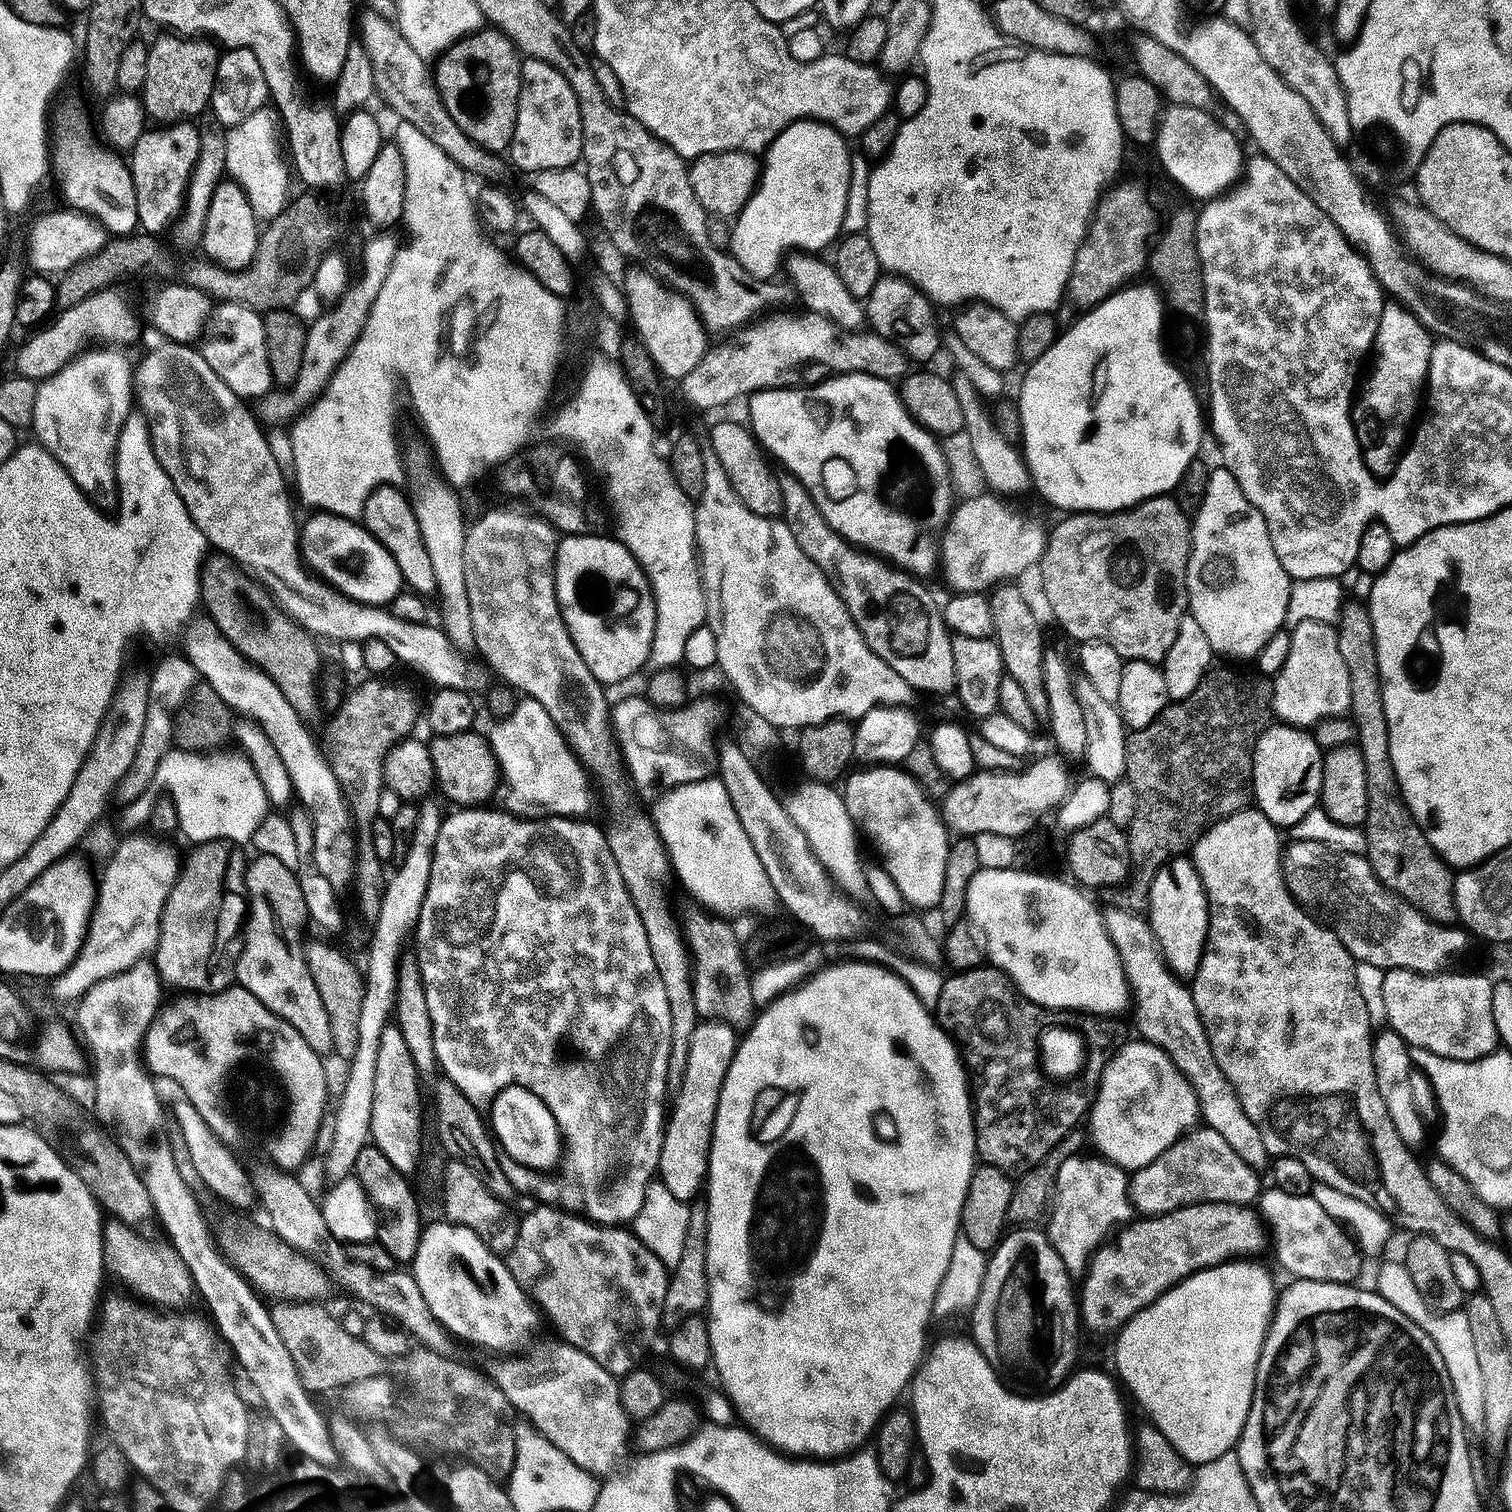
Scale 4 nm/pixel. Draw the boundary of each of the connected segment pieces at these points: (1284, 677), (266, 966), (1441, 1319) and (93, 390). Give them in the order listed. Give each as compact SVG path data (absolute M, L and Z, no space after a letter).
M1302 622L1291 629L1290 650L1281 672L1274 677L1272 710L1277 721L1293 728L1315 729L1352 711L1350 670L1342 658L1339 631L1322 622Z
M257 855L255 859L256 861L253 859L247 865L248 911L246 927L242 932L244 949L241 952L239 949L236 960L235 983L241 988L250 990L250 994L254 994L254 998L258 998L258 1002L262 1002L266 1010L270 1010L275 1016L282 1018L290 1026L294 1026L294 1030L298 1030L298 1034L306 1038L310 1050L314 1050L322 1058L327 1057L334 1046L334 1026L330 1026L330 1014L326 1014L322 994L318 994L314 974L310 972L308 965L304 927L309 926L310 919L306 900L302 894L302 886L299 885L299 878L295 871L288 869L278 858Z
M1407 1263L1384 1264L1380 1268L1380 1277L1374 1284L1375 1291L1380 1293L1394 1310L1406 1314L1410 1322L1414 1322L1438 1346L1438 1354L1442 1354L1442 1362L1446 1362L1446 1379L1454 1389L1456 1402L1460 1406L1460 1412L1466 1418L1471 1417L1471 1412L1479 1413L1482 1408L1478 1399L1484 1395L1484 1379L1482 1378L1482 1366L1480 1365L1480 1355L1476 1339L1472 1333L1473 1319L1467 1311L1445 1312L1437 1314L1422 1298L1422 1294L1416 1286L1414 1280L1410 1278L1410 1270Z
M115 347L101 348L101 352L85 351L58 375L39 385L34 421L34 433L36 432L37 438L40 439L37 441L59 460L60 465L72 475L73 482L85 494L117 491L116 447L120 444L120 435L128 417L134 412L134 364L123 356L123 351Z

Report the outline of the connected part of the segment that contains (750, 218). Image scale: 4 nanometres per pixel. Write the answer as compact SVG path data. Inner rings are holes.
M800 120L788 127L781 136L777 136L776 141L766 149L756 192L740 215L735 217L736 229L732 232L732 248L730 247L731 255L736 257L737 262L754 279L771 281L787 252L818 254L814 252L824 252L828 247L831 249L841 239L846 228L854 157L854 152L848 149L848 144L846 137L829 124Z

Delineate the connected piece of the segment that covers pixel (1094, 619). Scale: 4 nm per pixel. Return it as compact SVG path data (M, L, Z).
M1171 495L1156 496L1137 504L1135 508L1127 508L1125 512L1077 512L1063 517L1065 520L1052 530L1045 556L1038 567L1038 574L1044 579L1044 596L1052 607L1061 626L1069 638L1080 644L1109 644L1118 650L1118 654L1125 662L1141 660L1151 664L1163 665L1164 659L1170 654L1170 646L1174 646L1174 638L1178 638L1178 626L1182 626L1185 616L1189 615L1188 606L1188 567L1192 557L1192 525L1193 521L1178 506L1178 502Z

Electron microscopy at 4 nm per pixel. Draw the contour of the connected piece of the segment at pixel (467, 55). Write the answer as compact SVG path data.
M495 30L465 36L450 48L434 68L436 89L446 110L479 148L489 154L507 153L516 133L520 92L524 89L522 53Z

